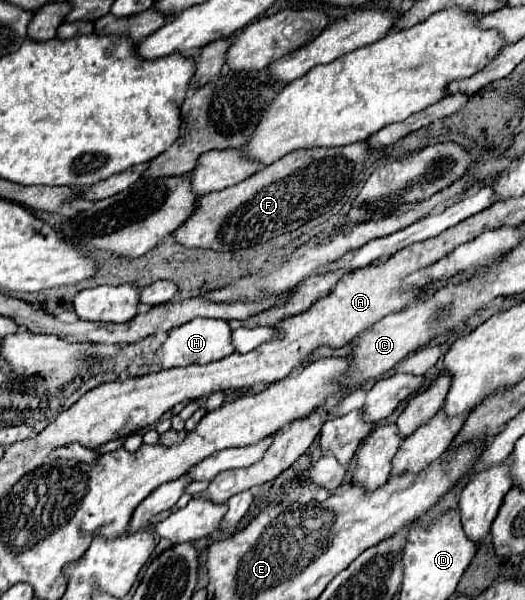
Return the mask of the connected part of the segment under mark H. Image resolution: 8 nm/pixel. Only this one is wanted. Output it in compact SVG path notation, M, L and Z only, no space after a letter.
M194 318L192 322L186 322L178 328L174 328L168 334L168 340L162 344L162 368L178 368L178 366L190 366L190 364L208 364L214 360L220 360L234 352L232 340L230 340L230 326L226 320L216 318Z

